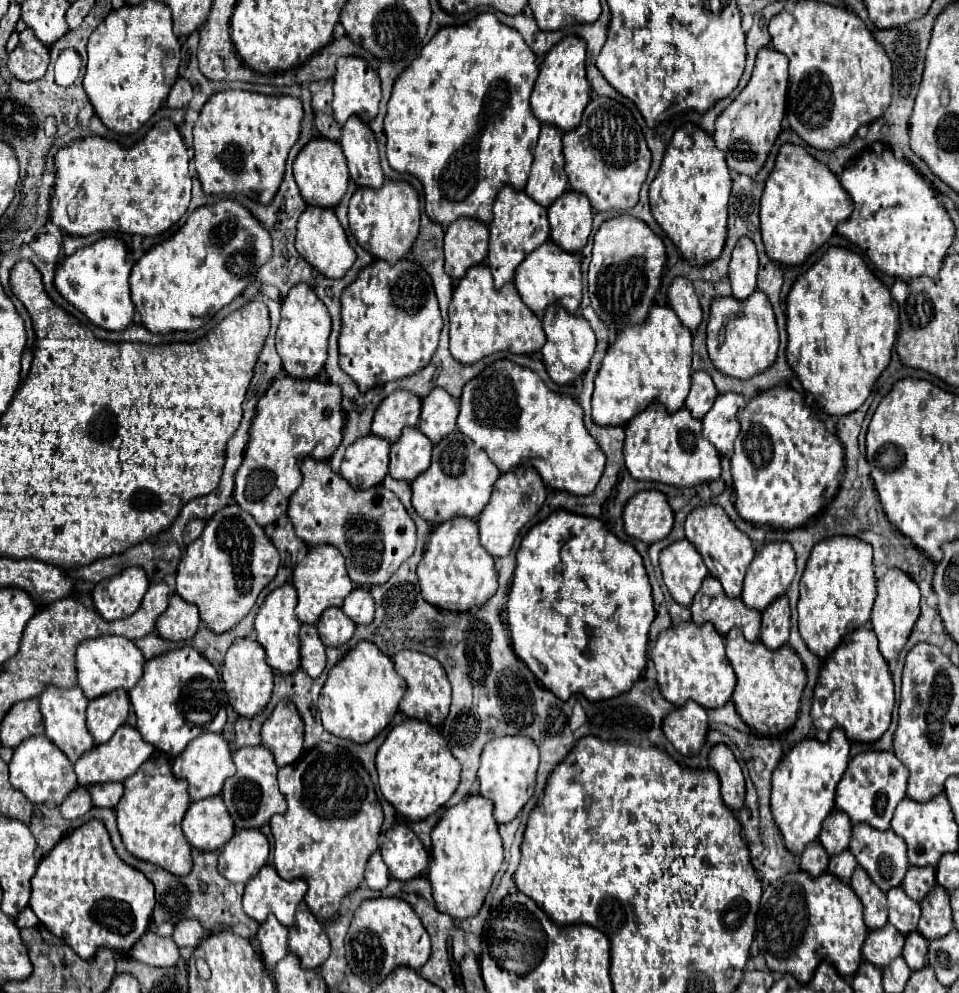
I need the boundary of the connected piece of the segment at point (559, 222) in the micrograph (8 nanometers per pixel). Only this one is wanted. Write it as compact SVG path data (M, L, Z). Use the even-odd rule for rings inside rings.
M566 191L548 207L550 237L564 251L578 253L590 237L592 217L594 211L586 195Z

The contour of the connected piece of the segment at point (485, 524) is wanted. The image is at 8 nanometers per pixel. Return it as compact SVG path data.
M516 467L500 475L494 485L494 495L480 515L480 543L492 557L506 557L518 537L518 531L538 513L546 499L546 487L534 467Z

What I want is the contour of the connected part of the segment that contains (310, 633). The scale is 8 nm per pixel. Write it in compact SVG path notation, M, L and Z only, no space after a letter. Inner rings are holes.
M302 625L300 627L300 655L302 655L302 669L310 675L310 677L318 677L324 667L326 667L326 653L324 653L324 645L318 637L316 625Z

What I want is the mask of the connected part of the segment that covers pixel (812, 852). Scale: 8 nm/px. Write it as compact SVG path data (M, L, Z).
M814 841L814 843L806 845L806 849L802 851L800 869L806 871L810 877L820 877L828 869L828 859L830 857L828 857L826 849L820 845L820 841Z

